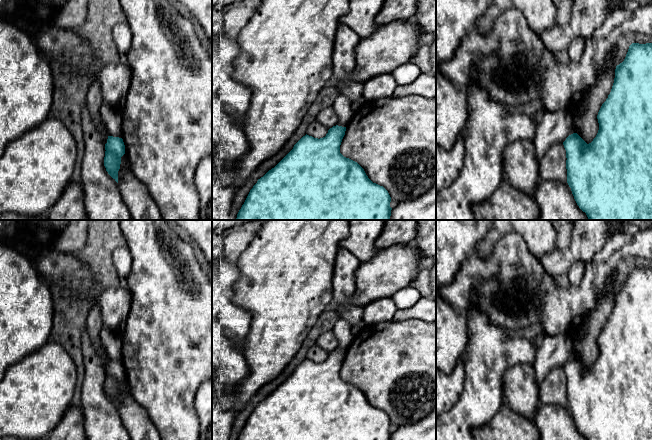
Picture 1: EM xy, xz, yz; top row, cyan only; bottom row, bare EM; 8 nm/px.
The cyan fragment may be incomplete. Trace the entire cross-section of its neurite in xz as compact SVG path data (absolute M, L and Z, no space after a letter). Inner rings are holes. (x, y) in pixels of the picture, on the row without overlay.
M333 350L323 362L303 360L293 373L250 414L237 440L391 440L388 415L373 407L364 393L340 377L346 351Z

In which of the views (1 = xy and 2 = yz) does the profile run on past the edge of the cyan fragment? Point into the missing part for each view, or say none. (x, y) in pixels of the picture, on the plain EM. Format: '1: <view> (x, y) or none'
1: none
2: none

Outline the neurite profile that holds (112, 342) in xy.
M103 325L100 331L100 339L109 360L122 362L122 340L120 334Z

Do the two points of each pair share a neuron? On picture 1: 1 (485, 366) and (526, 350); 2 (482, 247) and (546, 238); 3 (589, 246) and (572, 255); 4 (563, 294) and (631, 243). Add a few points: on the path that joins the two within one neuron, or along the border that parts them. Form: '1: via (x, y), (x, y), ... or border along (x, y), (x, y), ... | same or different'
1: via (495, 356), (501, 350), (516, 350) | same
2: via (498, 232), (500, 230), (530, 230) | same
3: via (585, 246), (576, 252) | same
4: via (580, 290), (614, 255) | same

